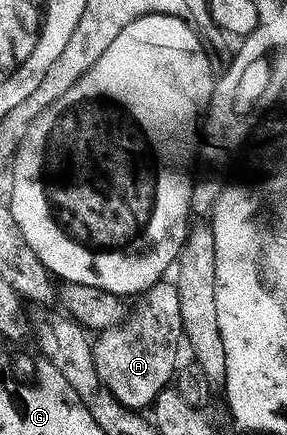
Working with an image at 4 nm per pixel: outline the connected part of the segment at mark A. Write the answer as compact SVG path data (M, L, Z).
M168 282L153 285L137 302L139 305L135 309L133 306L123 325L105 329L93 342L94 362L102 384L126 409L149 410L171 386L179 368L180 345L185 338L182 308L177 284Z

